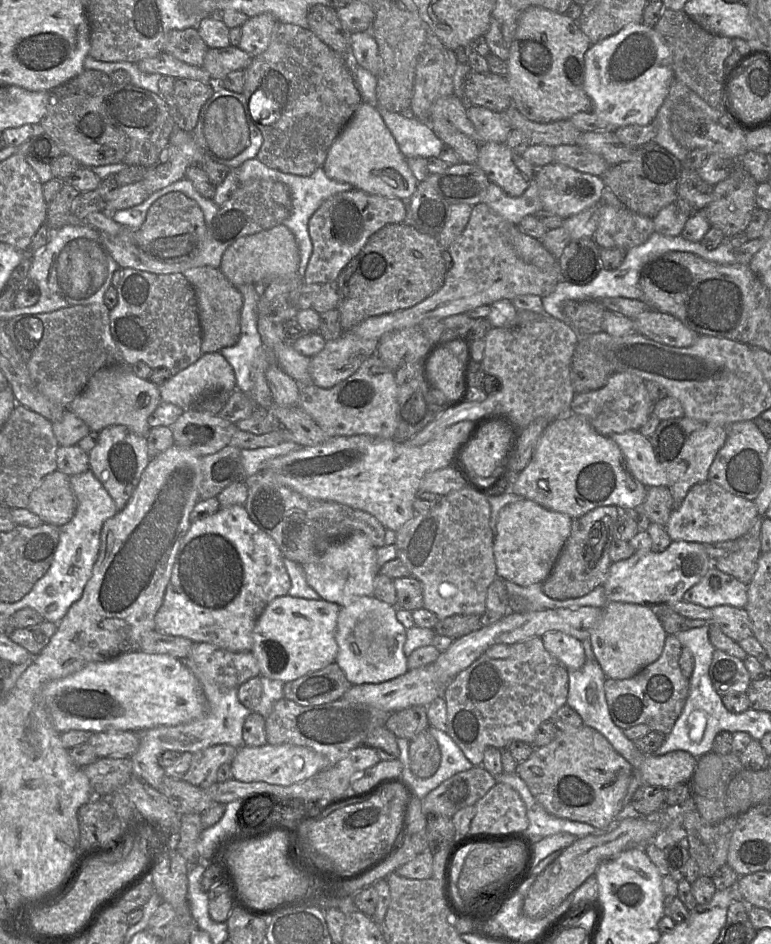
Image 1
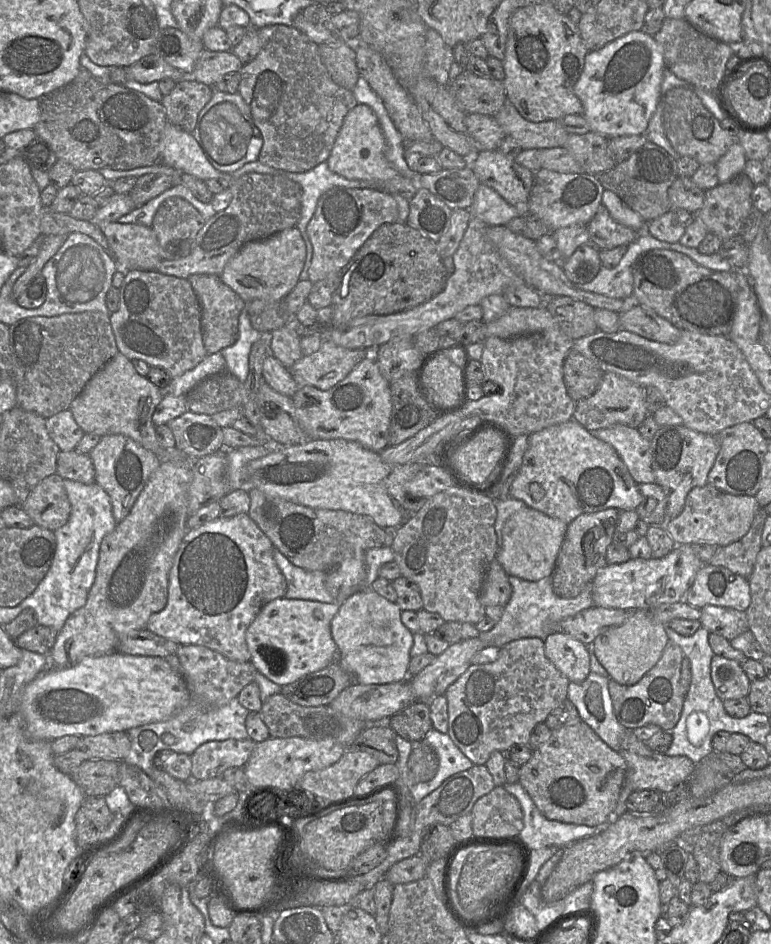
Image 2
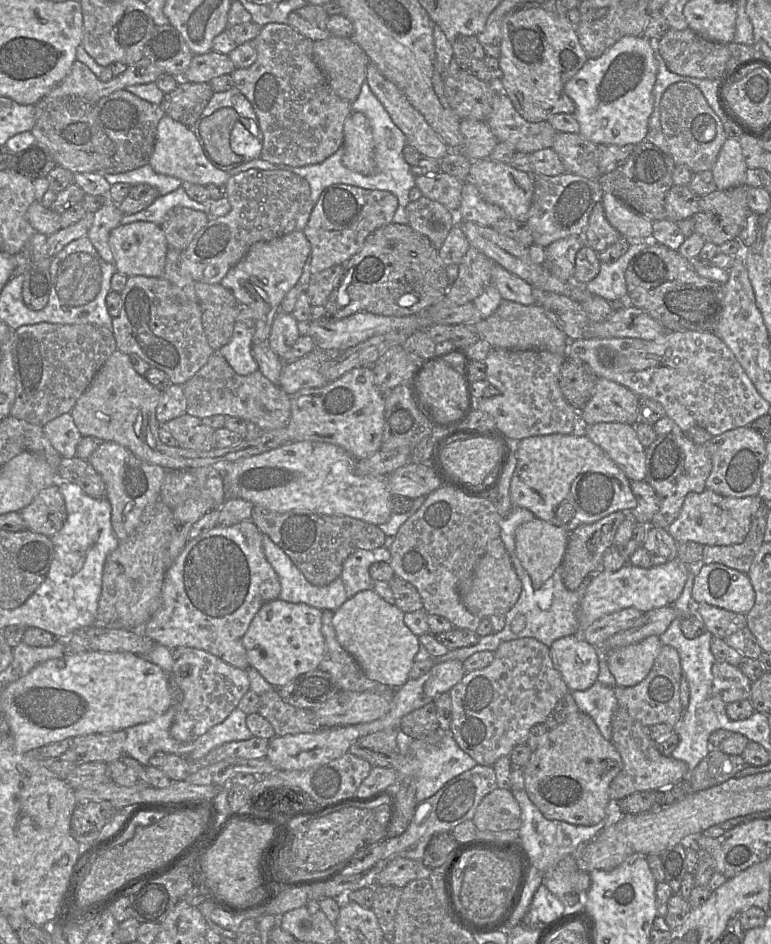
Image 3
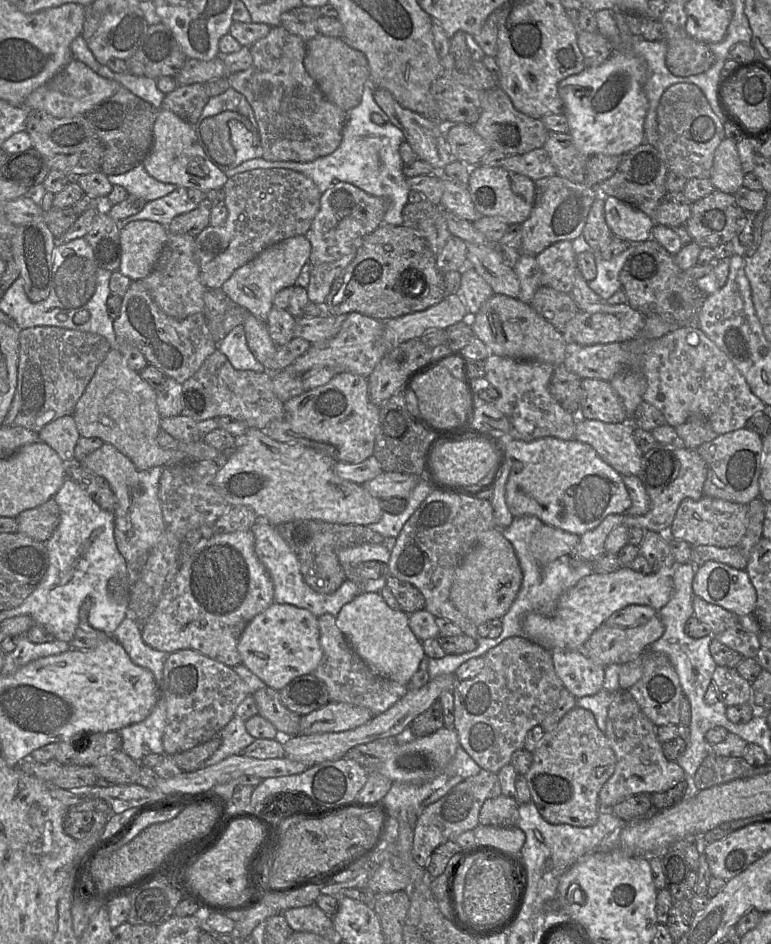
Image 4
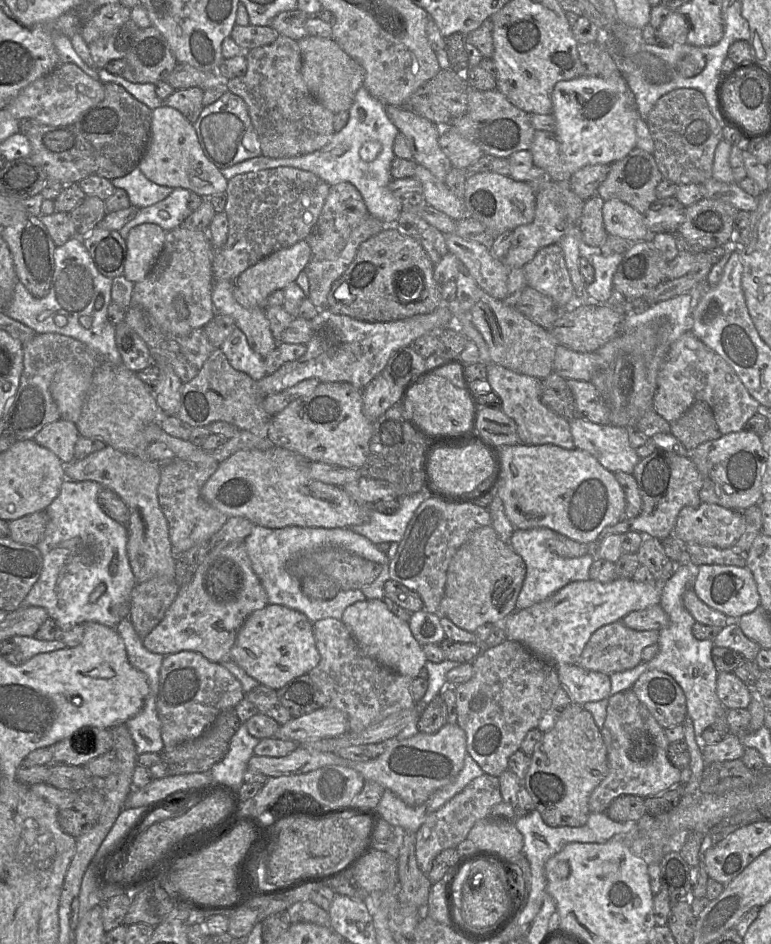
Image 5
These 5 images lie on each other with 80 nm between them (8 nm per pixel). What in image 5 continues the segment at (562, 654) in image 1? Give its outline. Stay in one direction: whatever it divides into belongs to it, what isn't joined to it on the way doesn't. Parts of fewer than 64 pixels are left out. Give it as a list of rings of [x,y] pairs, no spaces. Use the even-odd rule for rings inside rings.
[[[578,664],[555,666],[558,678],[567,690],[572,703],[583,705],[606,699],[611,695],[611,681],[608,674],[588,671]]]

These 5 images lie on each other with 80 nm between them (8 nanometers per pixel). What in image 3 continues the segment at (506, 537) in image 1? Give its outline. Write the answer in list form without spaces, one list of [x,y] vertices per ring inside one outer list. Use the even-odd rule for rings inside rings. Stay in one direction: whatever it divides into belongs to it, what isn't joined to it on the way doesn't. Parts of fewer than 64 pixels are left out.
[[[535,517],[521,524],[515,532],[515,554],[521,566],[529,574],[533,587],[539,589],[562,563],[568,544],[569,532]]]

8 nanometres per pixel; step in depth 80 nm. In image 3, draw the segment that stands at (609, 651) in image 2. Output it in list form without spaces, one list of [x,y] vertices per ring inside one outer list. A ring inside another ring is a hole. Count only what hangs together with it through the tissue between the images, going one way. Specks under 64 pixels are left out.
[[[653,635],[607,653],[606,662],[616,685],[631,687],[640,683],[652,669],[662,646],[660,637]]]

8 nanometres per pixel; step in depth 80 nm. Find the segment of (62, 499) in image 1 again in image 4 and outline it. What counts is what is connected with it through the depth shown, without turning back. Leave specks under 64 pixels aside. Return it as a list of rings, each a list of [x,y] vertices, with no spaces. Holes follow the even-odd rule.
[[[54,498],[21,512],[17,516],[18,532],[36,541],[47,542],[60,521],[60,509]]]

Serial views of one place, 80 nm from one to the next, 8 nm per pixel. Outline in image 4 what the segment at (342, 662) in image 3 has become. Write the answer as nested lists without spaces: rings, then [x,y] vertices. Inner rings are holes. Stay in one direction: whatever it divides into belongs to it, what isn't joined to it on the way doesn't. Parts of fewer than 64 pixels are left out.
[[[326,613],[318,618],[318,622],[323,656],[313,674],[325,683],[330,701],[365,707],[376,716],[388,710],[408,692],[407,685],[382,678],[370,670],[337,627],[336,617]]]

